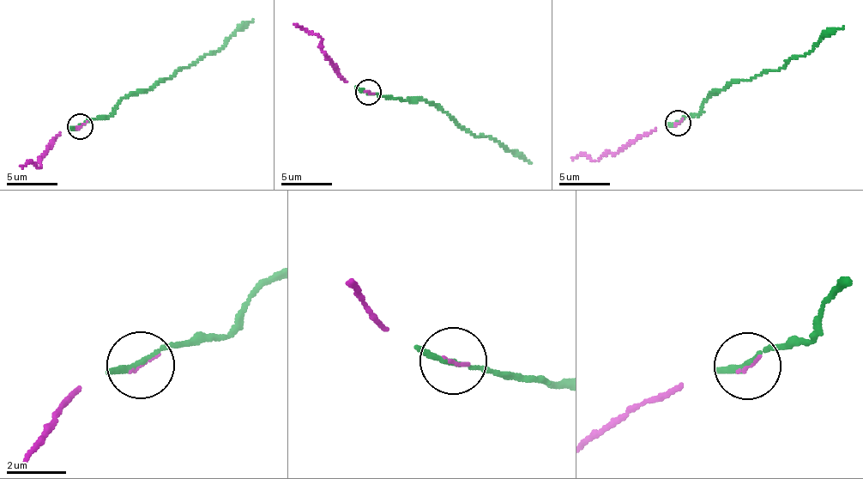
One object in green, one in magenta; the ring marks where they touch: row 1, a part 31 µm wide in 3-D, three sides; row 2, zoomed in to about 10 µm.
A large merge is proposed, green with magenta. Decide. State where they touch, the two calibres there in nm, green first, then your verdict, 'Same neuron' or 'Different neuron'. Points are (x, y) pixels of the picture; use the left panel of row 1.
Place: (80, 126). Thickness 150 nm (green) against 80 nm. Same neuron

